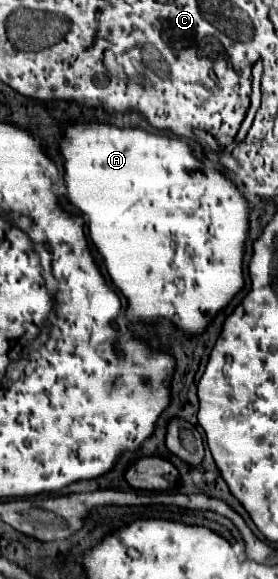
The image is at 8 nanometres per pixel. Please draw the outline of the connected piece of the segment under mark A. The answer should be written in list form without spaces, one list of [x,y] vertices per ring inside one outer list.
[[[74,124],[68,126],[62,138],[60,152],[66,160],[66,174],[64,174],[64,184],[70,202],[82,212],[82,218],[86,224],[90,224],[90,240],[96,246],[96,250],[102,254],[104,264],[108,268],[108,274],[112,276],[112,282],[124,292],[124,296],[130,302],[130,318],[146,320],[157,324],[158,318],[172,320],[178,328],[182,328],[188,336],[202,332],[206,324],[212,320],[214,312],[224,308],[234,294],[244,286],[242,280],[242,256],[244,256],[244,242],[246,242],[246,232],[248,232],[248,204],[244,196],[238,192],[234,182],[220,174],[218,170],[206,168],[202,162],[198,162],[192,156],[190,146],[180,140],[180,138],[164,138],[164,136],[152,136],[142,130],[120,130],[114,126],[106,124]]]

